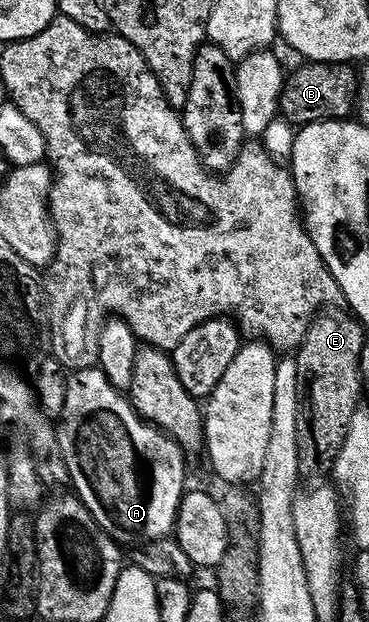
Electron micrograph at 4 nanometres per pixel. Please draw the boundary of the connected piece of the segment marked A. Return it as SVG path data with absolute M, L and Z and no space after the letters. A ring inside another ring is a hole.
M81 367L72 370L67 375L67 384L65 385L65 405L63 412L59 414L57 420L57 430L59 440L61 441L61 454L65 456L65 465L69 469L69 477L71 478L70 486L73 488L74 494L78 495L79 500L85 505L85 509L89 509L89 513L93 517L93 521L97 521L97 525L101 525L101 529L105 529L109 533L109 537L120 545L140 545L151 542L157 538L165 538L170 536L175 530L175 518L179 512L179 502L183 500L187 483L187 467L183 464L185 452L170 435L163 434L157 427L152 427L146 419L140 417L135 410L131 408L130 398L124 392L118 391L112 383L105 377L105 373L100 367Z

